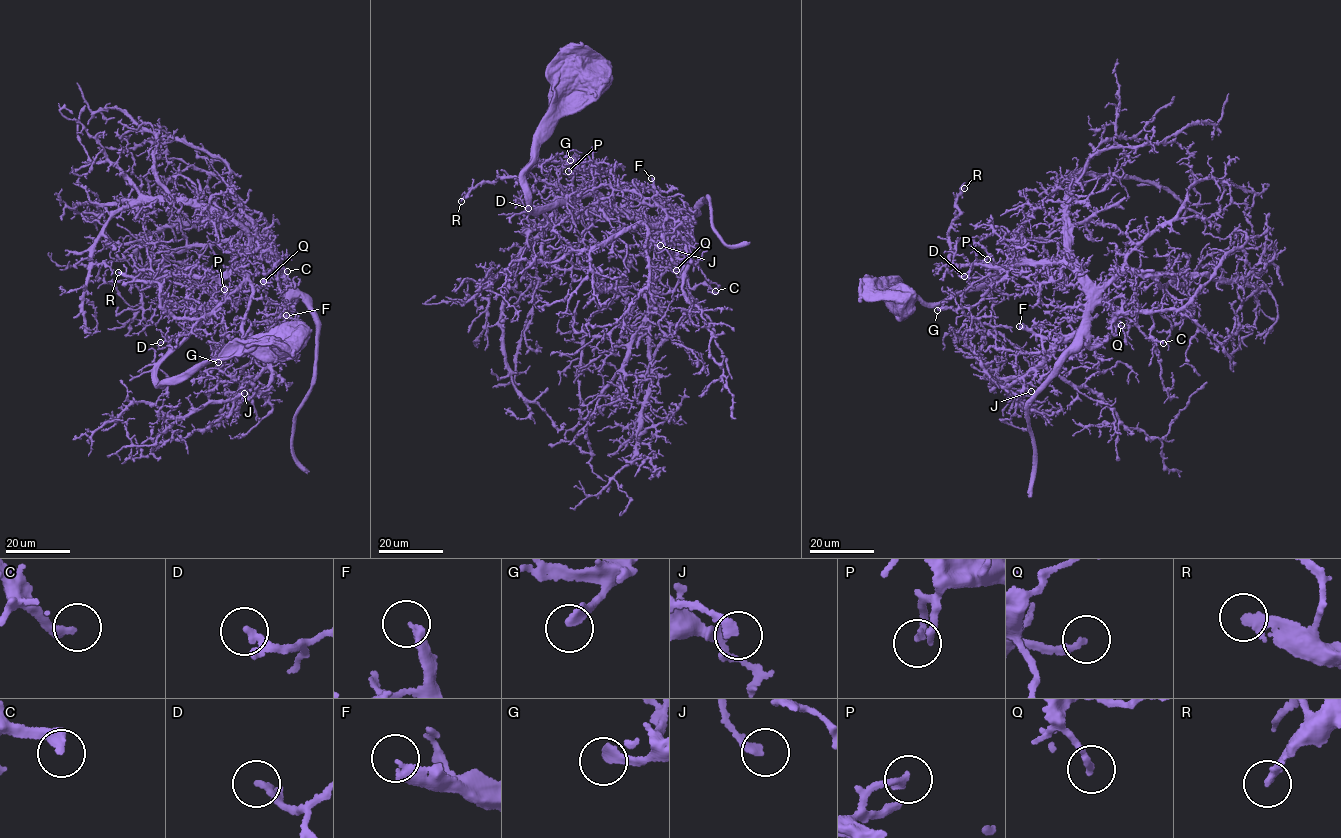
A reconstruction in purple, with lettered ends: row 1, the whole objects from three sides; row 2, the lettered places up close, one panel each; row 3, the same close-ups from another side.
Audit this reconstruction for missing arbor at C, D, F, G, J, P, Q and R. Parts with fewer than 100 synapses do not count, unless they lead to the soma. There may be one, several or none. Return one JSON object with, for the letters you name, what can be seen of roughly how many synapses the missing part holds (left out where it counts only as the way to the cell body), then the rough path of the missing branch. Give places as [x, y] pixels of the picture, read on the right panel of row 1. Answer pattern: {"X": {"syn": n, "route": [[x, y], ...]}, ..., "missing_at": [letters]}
{"F": {"syn": 150, "route": [[1019, 326], [1012, 329], [1006, 324], [1010, 318], [1034, 301]]}, "missing_at": ["F"]}

